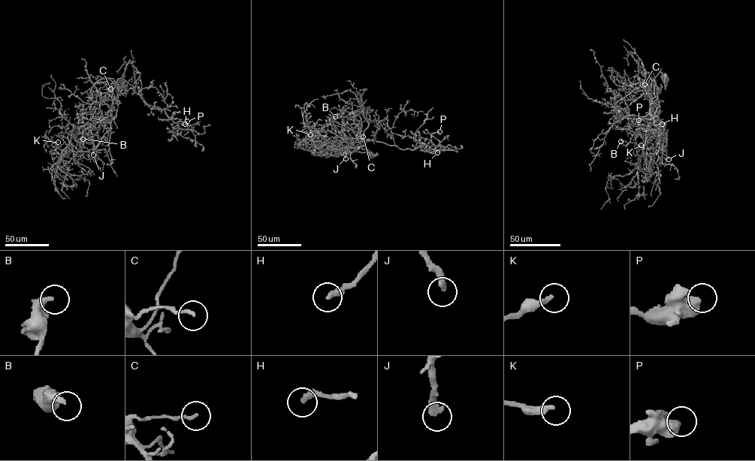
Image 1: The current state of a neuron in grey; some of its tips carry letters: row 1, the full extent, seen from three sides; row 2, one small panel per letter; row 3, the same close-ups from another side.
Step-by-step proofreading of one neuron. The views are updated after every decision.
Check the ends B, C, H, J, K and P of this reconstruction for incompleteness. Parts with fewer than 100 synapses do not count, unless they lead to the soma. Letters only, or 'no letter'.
J

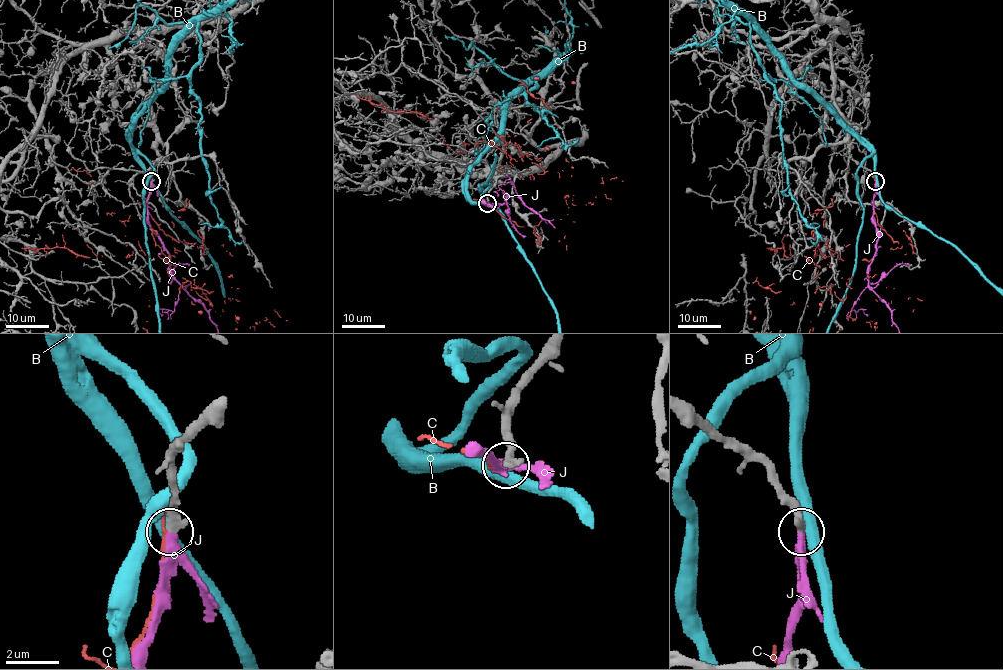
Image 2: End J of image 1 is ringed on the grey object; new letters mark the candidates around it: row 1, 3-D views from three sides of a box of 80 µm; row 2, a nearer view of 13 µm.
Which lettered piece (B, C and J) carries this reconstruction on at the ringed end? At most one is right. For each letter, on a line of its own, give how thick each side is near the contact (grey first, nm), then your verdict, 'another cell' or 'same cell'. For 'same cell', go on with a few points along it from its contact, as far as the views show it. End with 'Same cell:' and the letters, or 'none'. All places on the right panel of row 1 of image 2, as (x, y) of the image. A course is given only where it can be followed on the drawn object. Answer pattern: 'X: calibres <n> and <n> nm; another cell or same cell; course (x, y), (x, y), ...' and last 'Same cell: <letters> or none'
B: calibres 380 and 440 nm; another cell
C: calibres 440 and 100 nm; another cell
J: calibres 360 and 360 nm; same cell
Same cell: J

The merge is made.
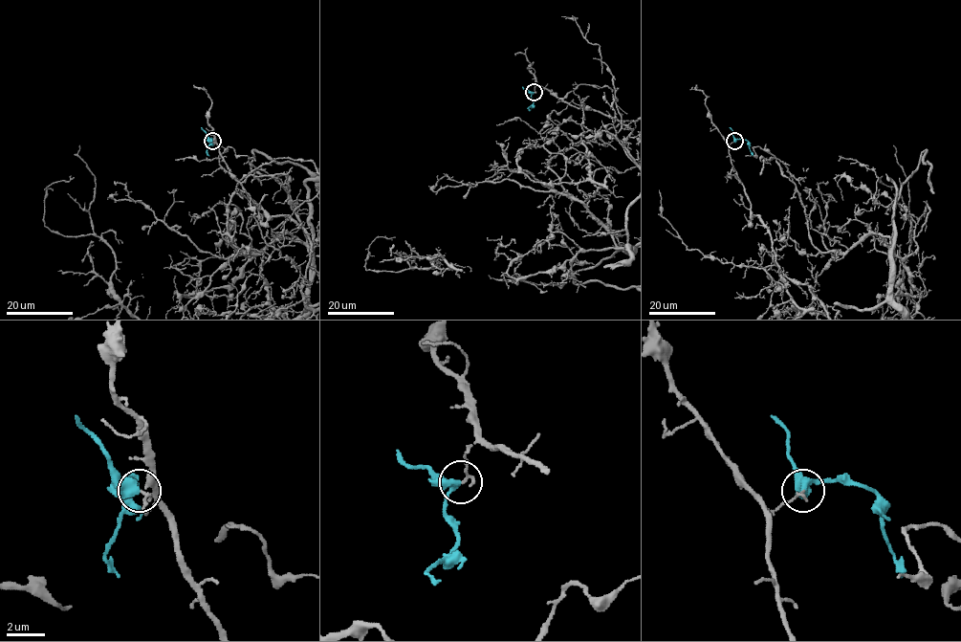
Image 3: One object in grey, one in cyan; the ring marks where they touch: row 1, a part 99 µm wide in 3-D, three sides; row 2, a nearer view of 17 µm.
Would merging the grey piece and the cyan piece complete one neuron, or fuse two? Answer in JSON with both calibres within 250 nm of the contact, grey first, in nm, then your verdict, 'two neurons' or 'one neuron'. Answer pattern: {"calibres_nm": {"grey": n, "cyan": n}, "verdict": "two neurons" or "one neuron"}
{"calibres_nm": {"grey": 100, "cyan": 400}, "verdict": "two neurons"}

